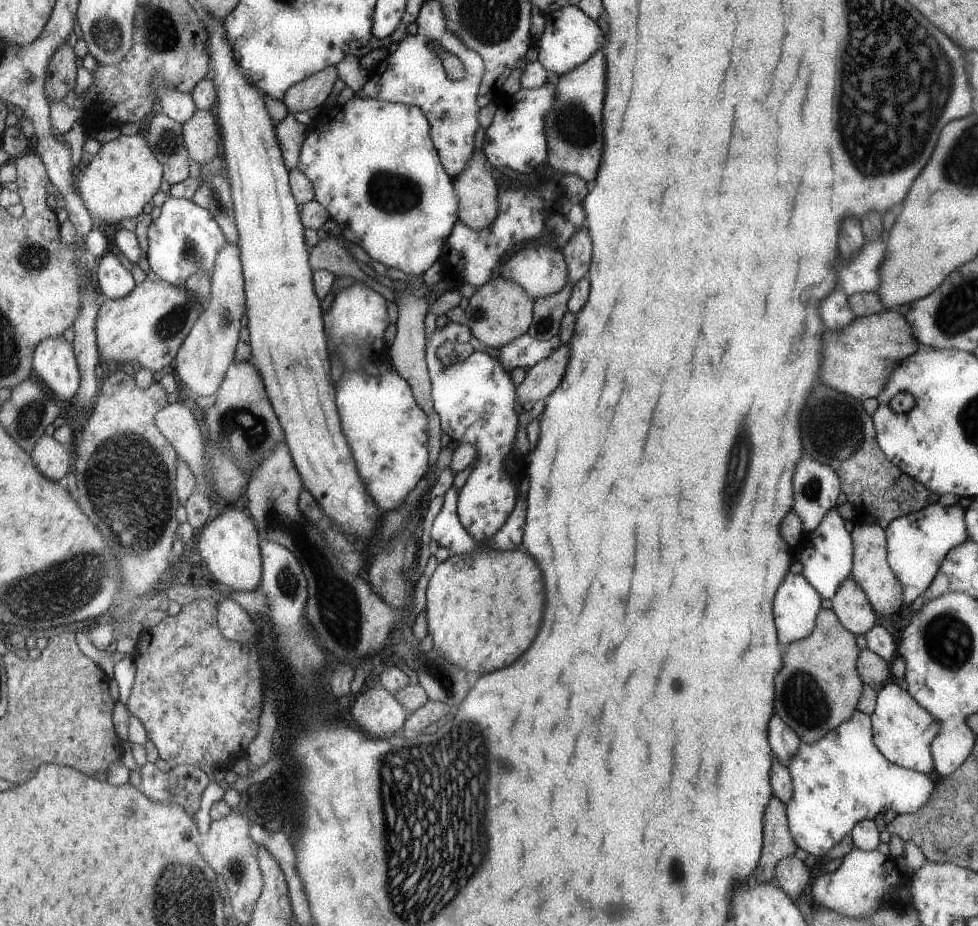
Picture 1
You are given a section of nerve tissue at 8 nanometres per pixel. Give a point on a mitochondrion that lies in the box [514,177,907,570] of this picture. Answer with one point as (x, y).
(740, 454)

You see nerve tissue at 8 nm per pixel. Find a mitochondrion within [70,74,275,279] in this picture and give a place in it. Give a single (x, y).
(167, 142)

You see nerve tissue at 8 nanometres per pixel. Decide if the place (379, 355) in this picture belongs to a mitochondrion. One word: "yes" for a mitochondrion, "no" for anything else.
no

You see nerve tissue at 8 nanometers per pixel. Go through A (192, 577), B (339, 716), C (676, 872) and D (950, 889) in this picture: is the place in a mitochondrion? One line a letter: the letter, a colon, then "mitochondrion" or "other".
A: other
B: other
C: other
D: other

